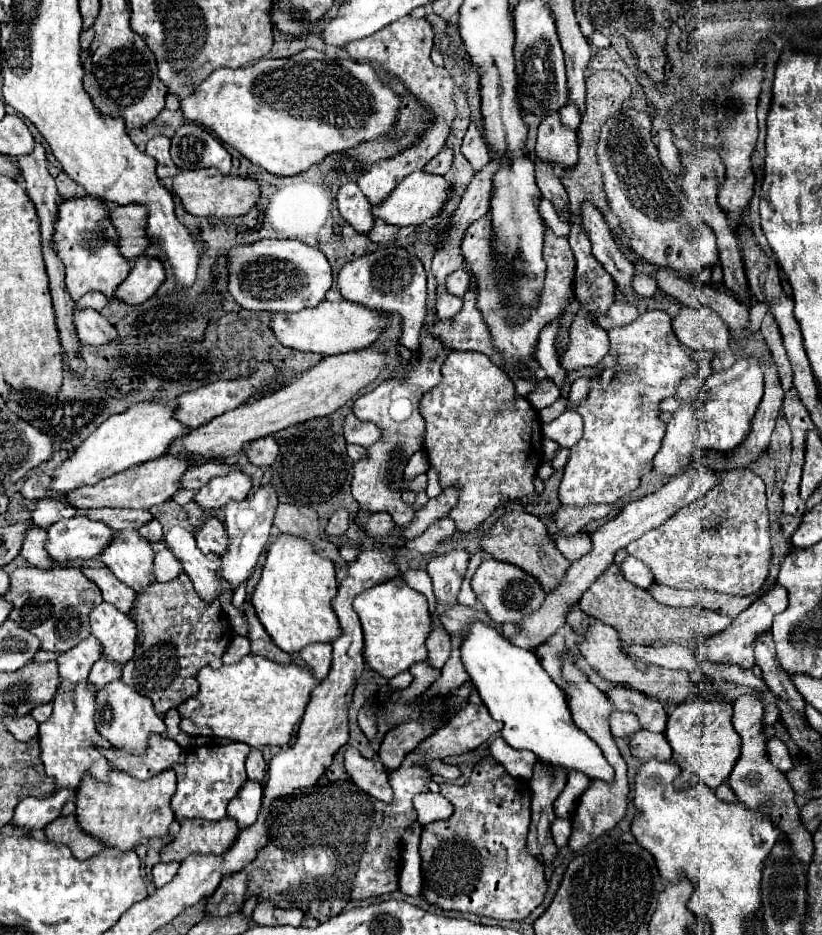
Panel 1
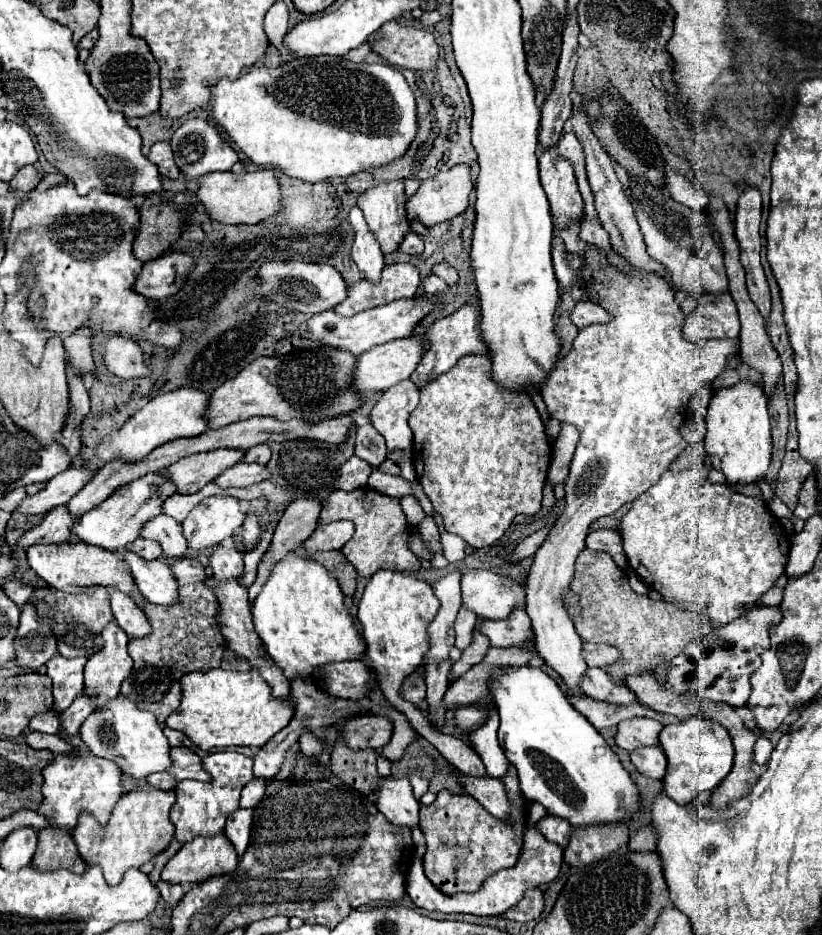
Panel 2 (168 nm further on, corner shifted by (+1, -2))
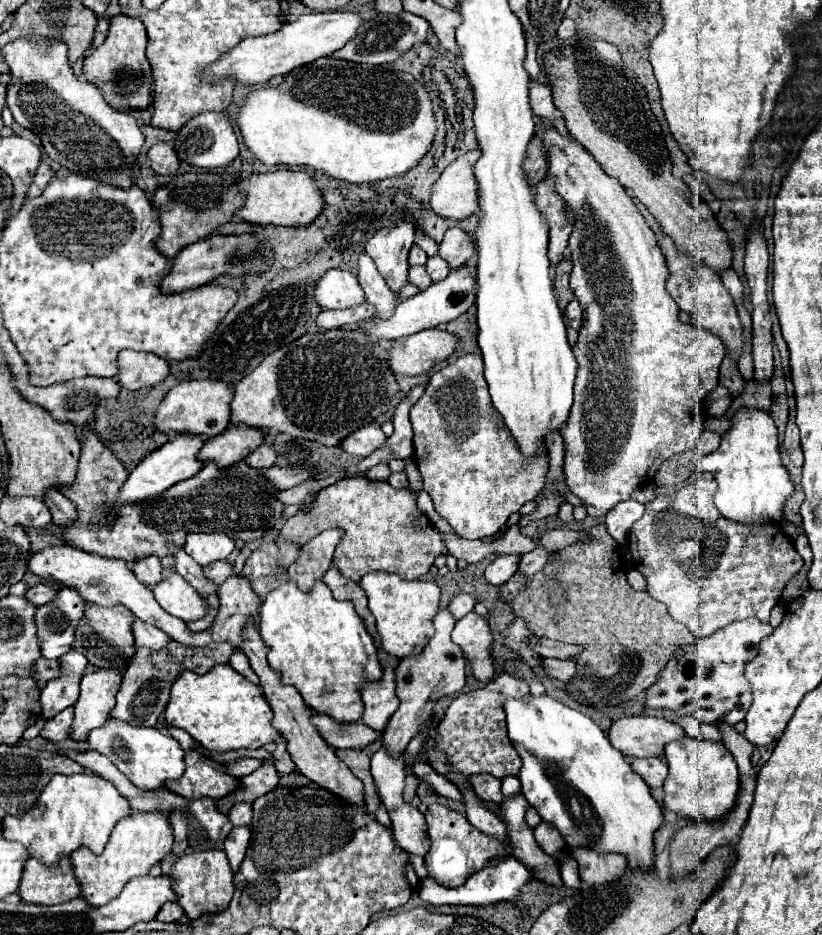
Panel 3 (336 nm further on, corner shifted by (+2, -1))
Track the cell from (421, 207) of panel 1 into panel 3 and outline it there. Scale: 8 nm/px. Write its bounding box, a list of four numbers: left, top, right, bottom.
[431,150,481,220]

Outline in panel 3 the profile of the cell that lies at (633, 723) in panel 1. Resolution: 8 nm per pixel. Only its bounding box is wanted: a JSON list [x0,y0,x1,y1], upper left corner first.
[609,716,685,758]

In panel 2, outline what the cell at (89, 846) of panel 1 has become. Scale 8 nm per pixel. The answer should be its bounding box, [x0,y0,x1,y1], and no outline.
[32,827,88,873]

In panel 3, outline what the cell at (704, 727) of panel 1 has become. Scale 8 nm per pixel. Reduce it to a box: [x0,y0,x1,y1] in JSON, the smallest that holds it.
[663,736,739,822]

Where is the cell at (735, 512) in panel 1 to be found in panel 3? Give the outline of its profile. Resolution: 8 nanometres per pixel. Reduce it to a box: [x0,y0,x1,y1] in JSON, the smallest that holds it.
[629,480,803,638]

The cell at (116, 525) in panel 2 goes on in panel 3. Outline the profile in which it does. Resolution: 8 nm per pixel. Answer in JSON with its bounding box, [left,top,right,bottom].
[117,432,205,504]

